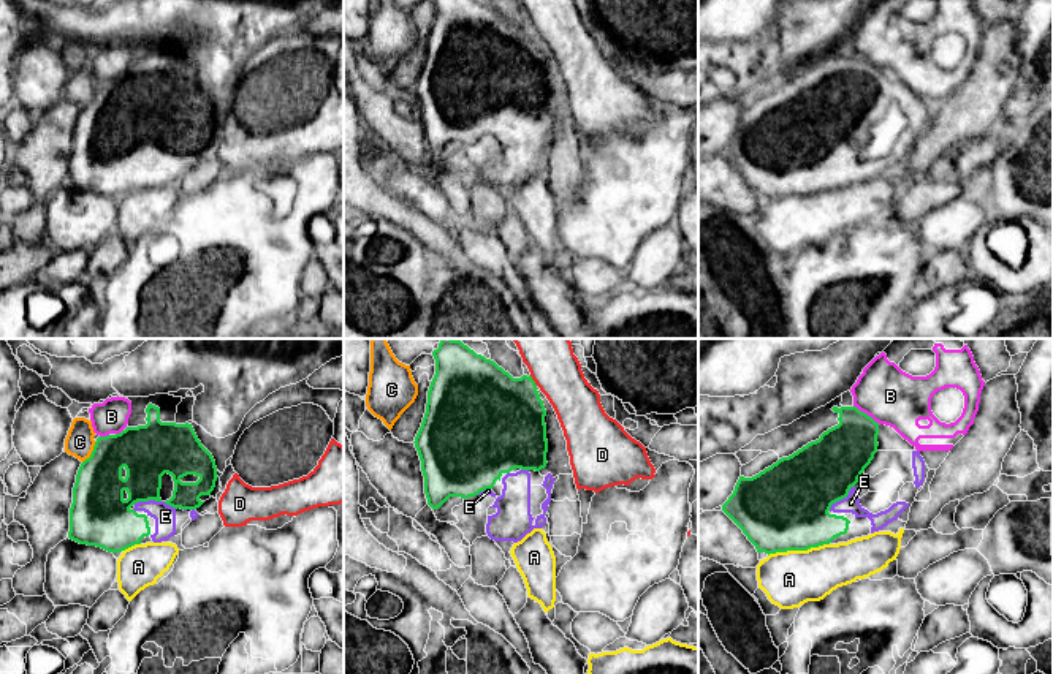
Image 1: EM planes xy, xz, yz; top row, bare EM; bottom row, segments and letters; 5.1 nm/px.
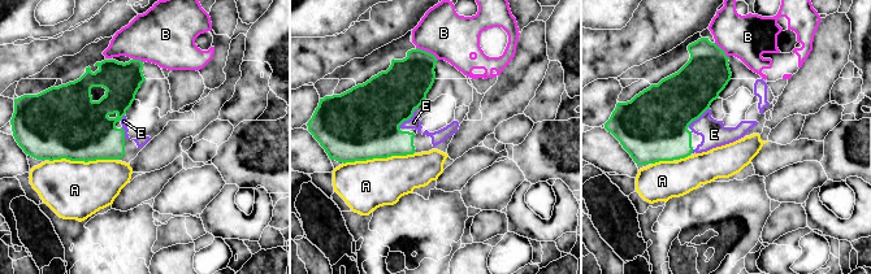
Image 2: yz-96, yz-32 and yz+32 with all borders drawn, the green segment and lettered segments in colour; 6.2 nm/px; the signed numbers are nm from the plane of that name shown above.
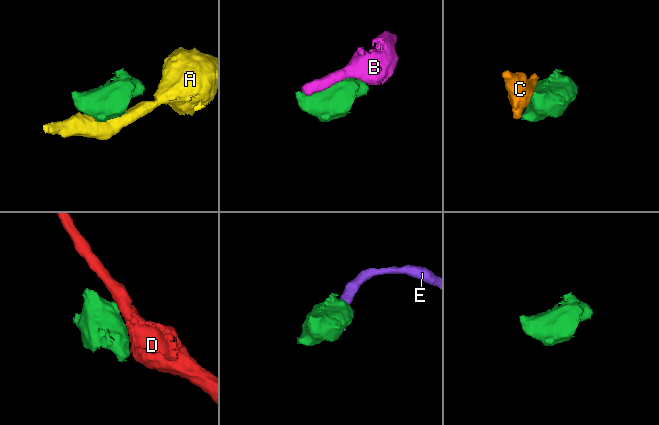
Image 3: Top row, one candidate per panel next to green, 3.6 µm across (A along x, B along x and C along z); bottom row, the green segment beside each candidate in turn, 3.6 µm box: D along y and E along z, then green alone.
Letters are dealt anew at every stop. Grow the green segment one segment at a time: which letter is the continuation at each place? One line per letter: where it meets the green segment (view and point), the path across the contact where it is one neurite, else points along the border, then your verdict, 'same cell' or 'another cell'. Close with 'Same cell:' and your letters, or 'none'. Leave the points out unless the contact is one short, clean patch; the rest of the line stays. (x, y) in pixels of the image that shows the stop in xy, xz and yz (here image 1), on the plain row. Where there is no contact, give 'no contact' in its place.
A: yz (798, 195) | another cell
B: yz (865, 59) | another cell
C: xy (92, 98) | another cell
D: xz (532, 26) | another cell
E: yz (841, 144) | same cell
Same cell: E

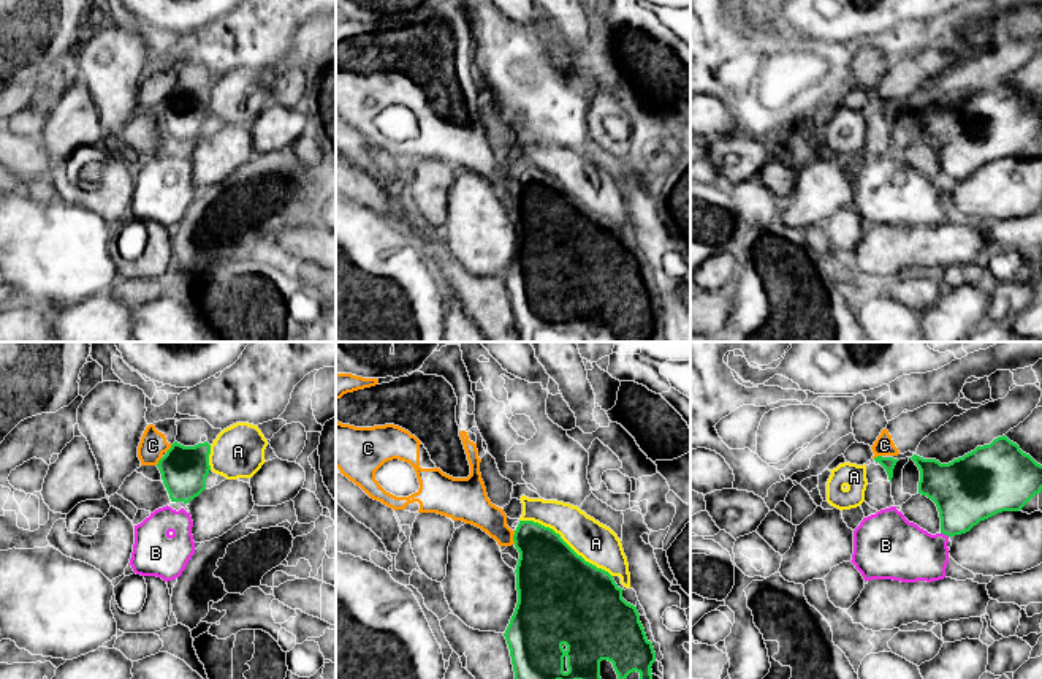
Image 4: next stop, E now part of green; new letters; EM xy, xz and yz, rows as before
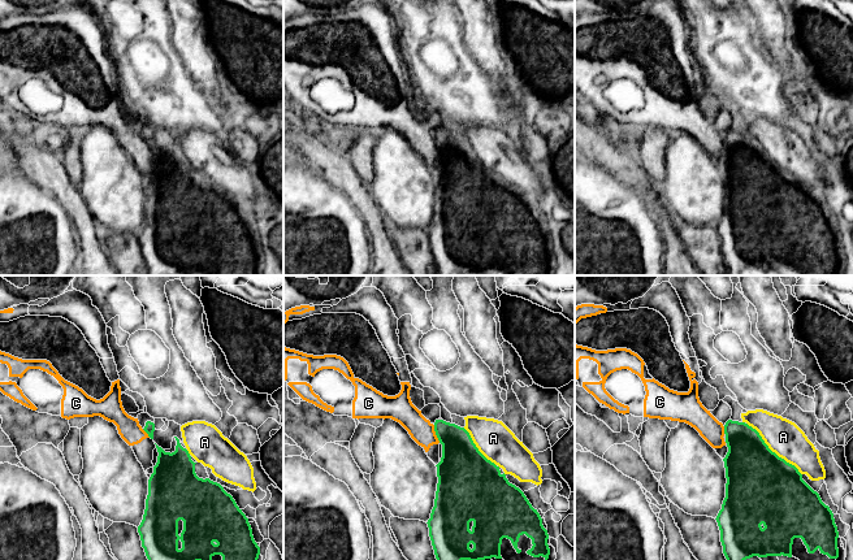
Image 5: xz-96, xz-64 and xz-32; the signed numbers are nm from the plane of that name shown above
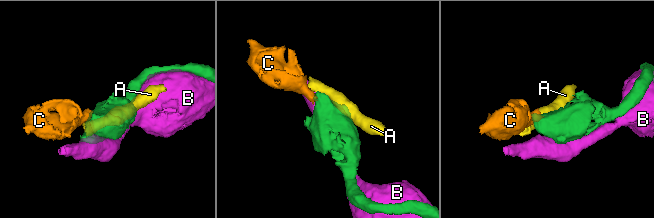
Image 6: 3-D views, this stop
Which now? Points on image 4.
A: xz (585, 206) | another cell
B: yz (944, 179) | another cell
C: xz (513, 182) | along xz (515, 176), (513, 189) | another cell
Same cell: none

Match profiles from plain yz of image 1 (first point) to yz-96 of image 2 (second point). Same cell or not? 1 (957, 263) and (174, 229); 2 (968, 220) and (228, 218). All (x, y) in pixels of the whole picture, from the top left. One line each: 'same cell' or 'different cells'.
1: same cell
2: different cells

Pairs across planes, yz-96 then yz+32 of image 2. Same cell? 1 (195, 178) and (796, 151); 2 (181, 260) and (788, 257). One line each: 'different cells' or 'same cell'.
1: different cells
2: same cell

